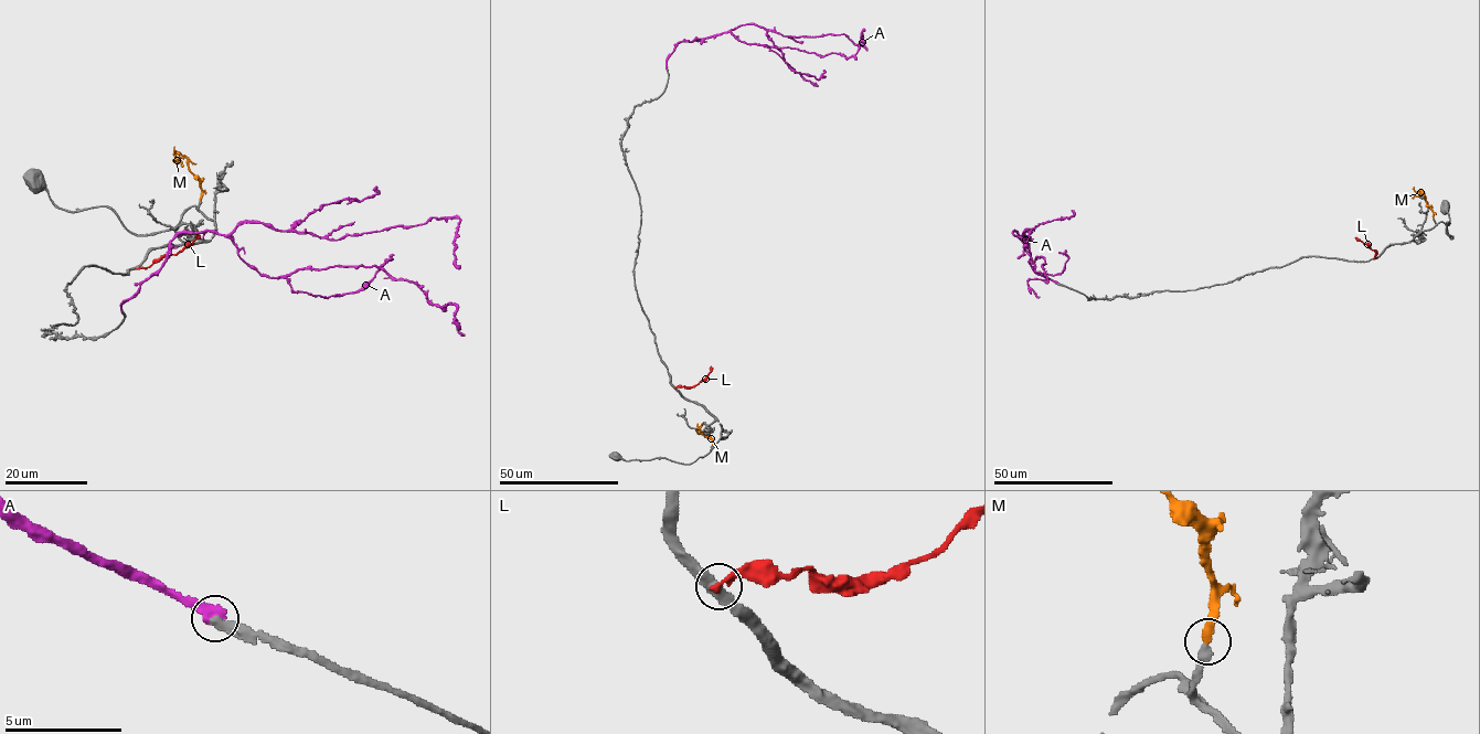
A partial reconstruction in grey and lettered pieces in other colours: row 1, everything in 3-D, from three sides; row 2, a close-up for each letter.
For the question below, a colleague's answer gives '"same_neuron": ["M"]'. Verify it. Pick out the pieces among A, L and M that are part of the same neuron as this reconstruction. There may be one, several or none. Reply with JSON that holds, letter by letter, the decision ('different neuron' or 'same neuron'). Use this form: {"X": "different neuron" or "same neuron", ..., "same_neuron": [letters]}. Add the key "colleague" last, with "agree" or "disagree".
{"A": "different neuron", "L": "different neuron", "M": "same neuron", "same_neuron": ["M"], "colleague": "agree"}

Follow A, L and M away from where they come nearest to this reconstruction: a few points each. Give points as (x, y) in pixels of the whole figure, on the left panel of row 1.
A: (120, 310), (176, 236), (210, 231), (270, 277), (384, 268), (432, 304), (453, 304), (464, 336)
L: (136, 268), (147, 268), (161, 257), (176, 254), (190, 244), (198, 233)
M: (201, 200), (201, 181), (190, 169), (188, 159), (183, 156), (173, 159), (174, 146)

